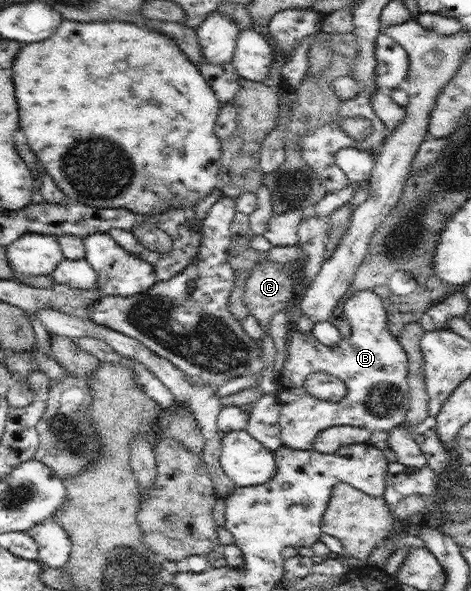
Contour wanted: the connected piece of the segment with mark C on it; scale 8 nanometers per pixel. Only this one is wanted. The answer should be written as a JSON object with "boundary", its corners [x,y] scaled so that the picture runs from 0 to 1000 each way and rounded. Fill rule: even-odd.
{"boundary":[[[565,430],[565,443],[535,453],[520,481],[518,511],[531,533],[556,548],[561,567],[571,562],[571,545],[590,526],[607,525],[611,508],[624,497],[616,445],[575,440]]]}

